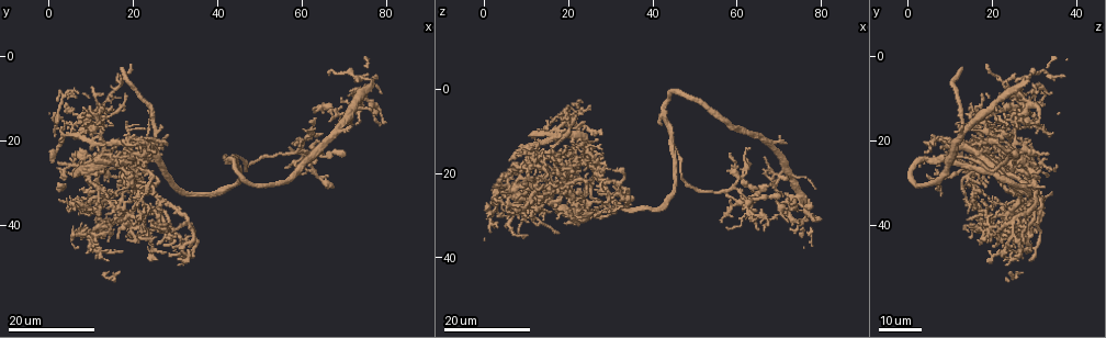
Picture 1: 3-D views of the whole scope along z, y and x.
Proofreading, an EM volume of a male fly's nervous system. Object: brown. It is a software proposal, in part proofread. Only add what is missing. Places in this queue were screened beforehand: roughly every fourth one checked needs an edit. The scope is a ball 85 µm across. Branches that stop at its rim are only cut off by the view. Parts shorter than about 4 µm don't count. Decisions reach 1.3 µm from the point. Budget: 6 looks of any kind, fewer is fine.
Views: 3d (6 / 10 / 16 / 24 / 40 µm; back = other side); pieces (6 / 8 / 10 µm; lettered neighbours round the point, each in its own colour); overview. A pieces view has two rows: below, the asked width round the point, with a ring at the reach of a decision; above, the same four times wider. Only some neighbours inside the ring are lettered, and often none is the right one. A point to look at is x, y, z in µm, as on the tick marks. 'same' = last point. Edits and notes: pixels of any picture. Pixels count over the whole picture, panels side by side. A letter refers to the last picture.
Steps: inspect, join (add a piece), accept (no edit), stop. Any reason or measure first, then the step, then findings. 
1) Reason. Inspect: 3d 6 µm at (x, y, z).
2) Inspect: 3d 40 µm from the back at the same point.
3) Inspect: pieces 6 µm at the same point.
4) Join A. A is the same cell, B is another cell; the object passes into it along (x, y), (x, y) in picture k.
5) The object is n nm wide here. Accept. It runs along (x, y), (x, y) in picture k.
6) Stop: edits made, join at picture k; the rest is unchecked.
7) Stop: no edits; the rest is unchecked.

Branch stops here. Inspect: 3d 16 µm at (23.5, 48.0, 28.5).

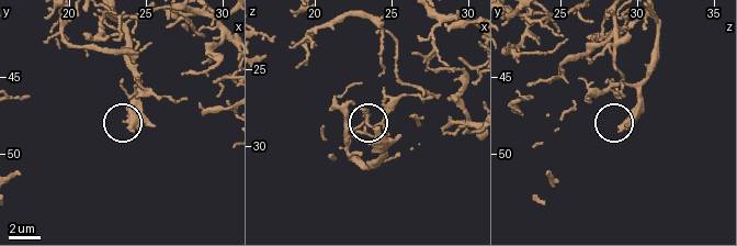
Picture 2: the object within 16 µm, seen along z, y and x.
Inspect: pieces 8 µm at (24.2, 48.2, 29.0).

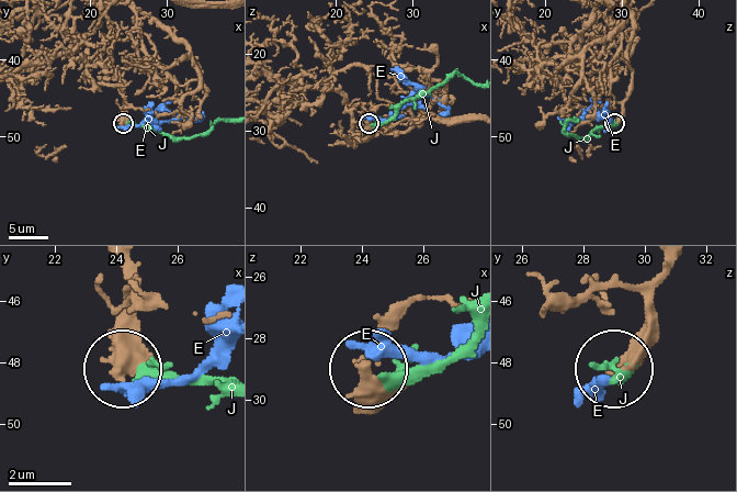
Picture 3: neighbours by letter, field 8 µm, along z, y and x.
Join J. J is the same cell, E is another cell; the object passes into it along (627, 100), (614, 124), (586, 138), (566, 131), (575, 121) in picture 3; it goes on there.

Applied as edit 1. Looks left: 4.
An open end. Inspect: 3d 24 µm at (13.5, 29.5, 30.5).

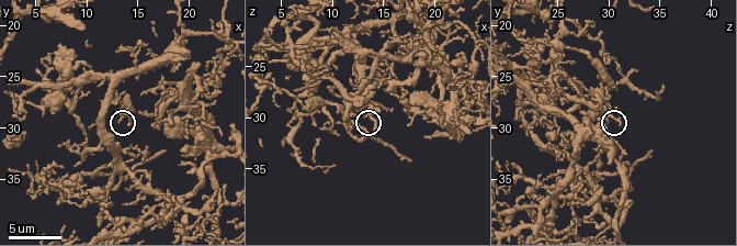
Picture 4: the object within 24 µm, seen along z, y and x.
Inspect: pieces 10 µm at (14.2, 29.8, 31.2).

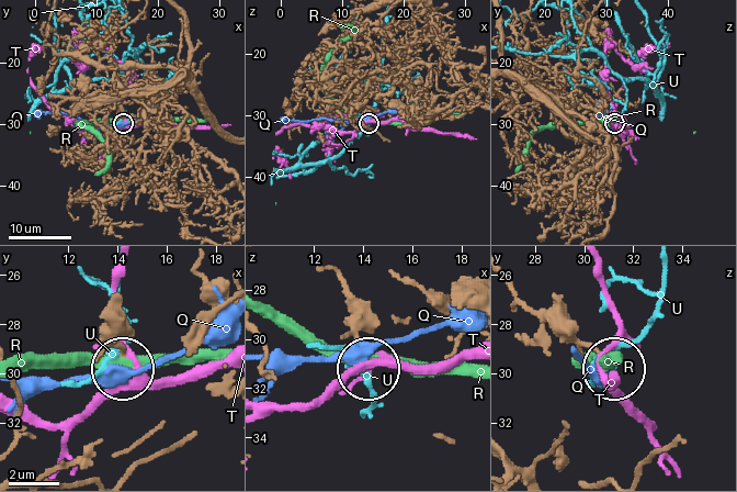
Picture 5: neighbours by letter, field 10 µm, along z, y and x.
Accept. Q, R, T and U are other cells; no lettered piece goes on from it.

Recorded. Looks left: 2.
Stop: edits made, join at picture 3; the rest is unchecked.

